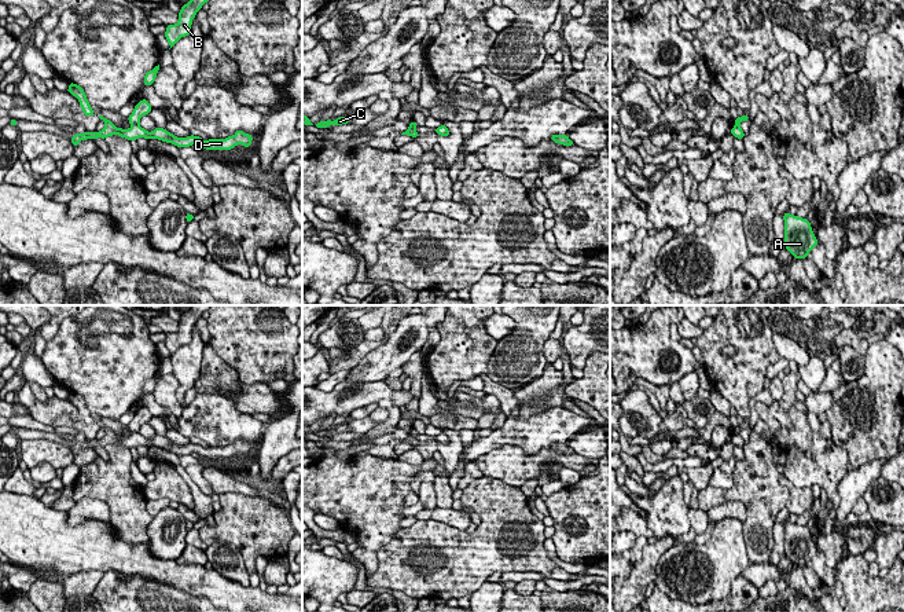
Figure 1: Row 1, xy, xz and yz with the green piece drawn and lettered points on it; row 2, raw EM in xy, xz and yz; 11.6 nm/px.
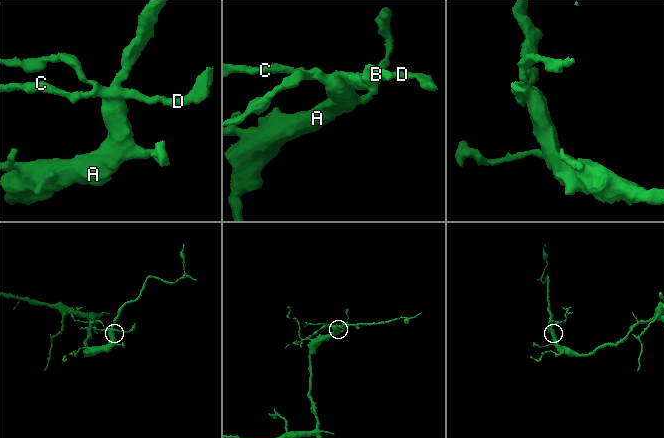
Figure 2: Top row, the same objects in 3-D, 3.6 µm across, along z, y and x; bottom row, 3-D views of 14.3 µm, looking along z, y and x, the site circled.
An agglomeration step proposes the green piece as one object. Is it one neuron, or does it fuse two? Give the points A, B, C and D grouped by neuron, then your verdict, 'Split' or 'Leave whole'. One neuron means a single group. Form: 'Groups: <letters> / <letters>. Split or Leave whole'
Groups: A B / C D. Split

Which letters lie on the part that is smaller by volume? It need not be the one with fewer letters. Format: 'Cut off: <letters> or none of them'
Cut off: C, D

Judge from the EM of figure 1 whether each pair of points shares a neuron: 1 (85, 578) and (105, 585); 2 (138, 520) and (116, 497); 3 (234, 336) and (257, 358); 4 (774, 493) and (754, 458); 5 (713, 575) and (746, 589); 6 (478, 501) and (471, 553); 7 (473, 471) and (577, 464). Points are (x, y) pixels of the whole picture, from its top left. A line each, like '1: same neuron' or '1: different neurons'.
1: different neurons
2: same neuron
3: same neuron
4: same neuron
5: different neurons
6: same neuron
7: different neurons

